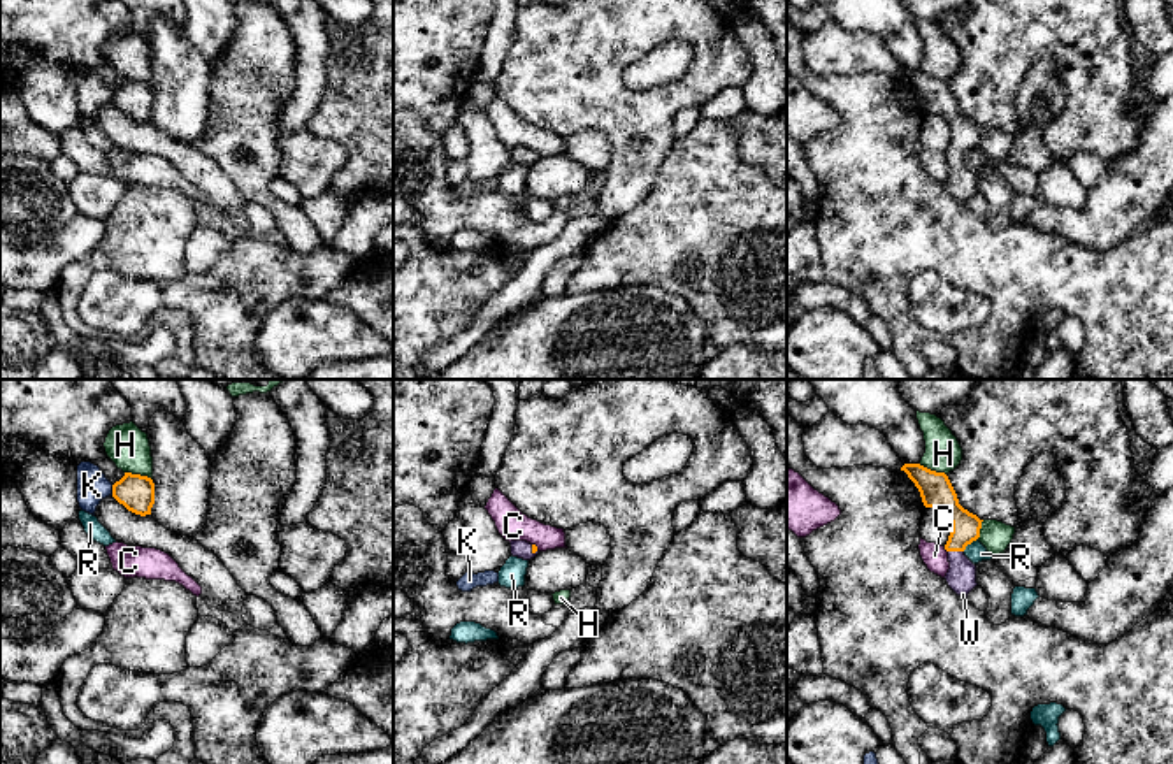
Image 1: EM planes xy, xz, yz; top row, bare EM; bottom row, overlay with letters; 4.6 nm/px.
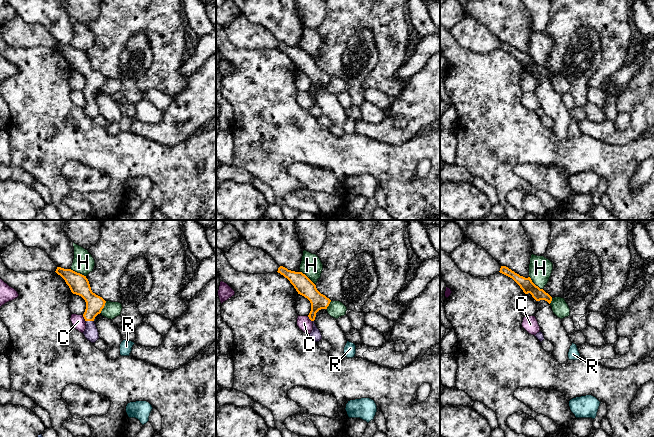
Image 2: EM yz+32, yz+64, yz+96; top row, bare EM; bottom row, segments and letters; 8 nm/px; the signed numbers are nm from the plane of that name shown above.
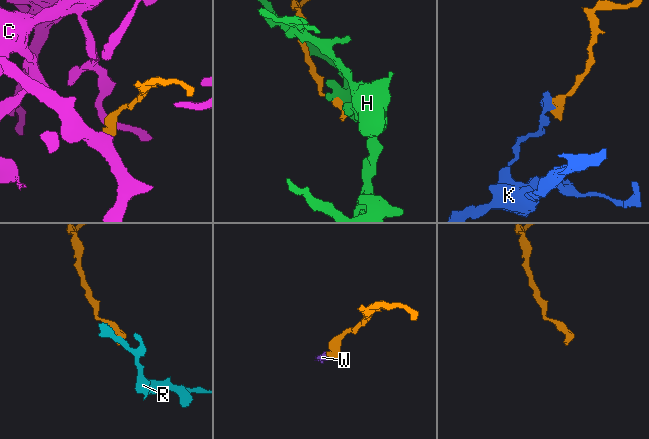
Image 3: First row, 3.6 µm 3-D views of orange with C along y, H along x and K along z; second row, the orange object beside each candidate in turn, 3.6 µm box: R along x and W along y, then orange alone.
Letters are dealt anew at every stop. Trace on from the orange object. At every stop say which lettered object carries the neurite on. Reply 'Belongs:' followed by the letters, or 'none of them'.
Belongs: W

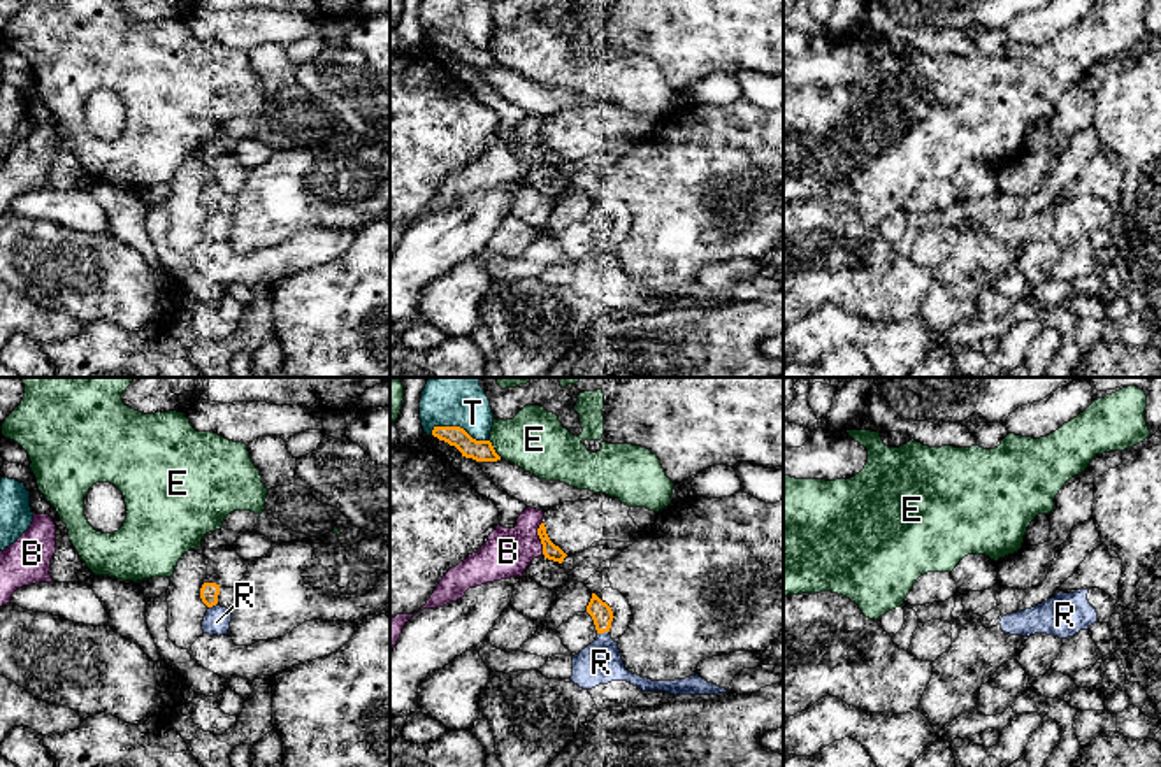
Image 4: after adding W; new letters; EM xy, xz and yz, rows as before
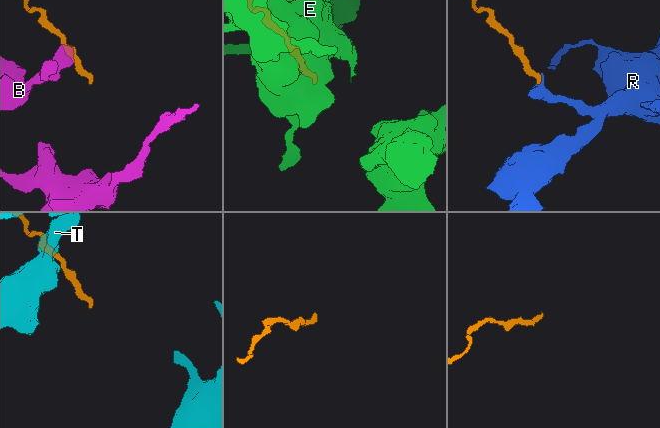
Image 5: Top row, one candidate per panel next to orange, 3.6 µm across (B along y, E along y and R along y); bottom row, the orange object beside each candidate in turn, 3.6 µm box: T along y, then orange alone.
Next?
Belongs: none of them

